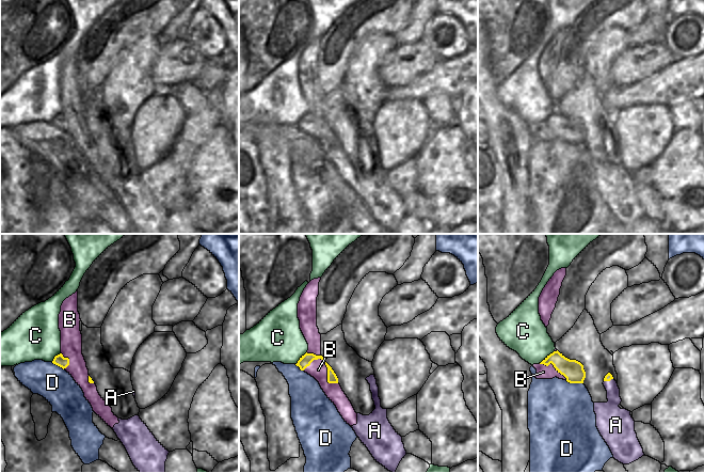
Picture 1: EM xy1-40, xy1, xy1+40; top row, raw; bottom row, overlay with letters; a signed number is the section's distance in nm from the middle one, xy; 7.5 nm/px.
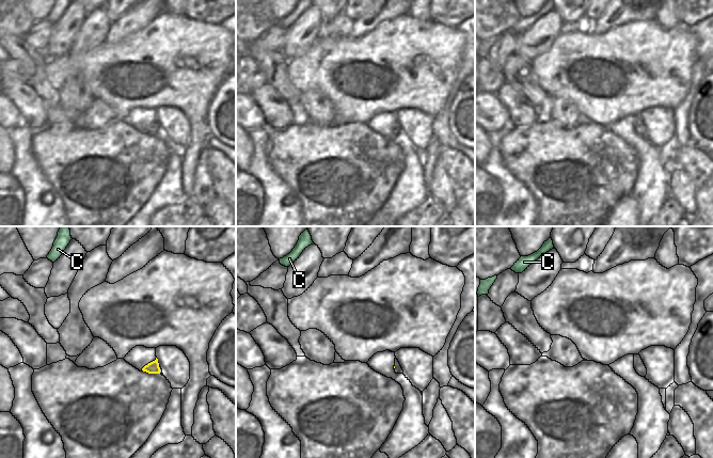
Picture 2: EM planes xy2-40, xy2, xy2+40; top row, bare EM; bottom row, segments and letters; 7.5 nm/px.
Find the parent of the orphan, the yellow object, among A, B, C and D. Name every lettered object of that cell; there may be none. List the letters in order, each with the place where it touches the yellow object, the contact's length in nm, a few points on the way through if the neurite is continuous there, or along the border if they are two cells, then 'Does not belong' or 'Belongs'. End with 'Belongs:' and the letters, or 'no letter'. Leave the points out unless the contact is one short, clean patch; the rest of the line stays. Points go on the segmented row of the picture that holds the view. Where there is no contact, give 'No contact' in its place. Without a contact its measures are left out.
A: Touches yellow at xy1+40 (608, 380). Shared border 80 nm. Boundary: xy1+40 (612, 378), (604, 381). Does not belong
B: Touches yellow at xy1 (326, 366). Shared border 280 nm. Boundary: xy1 (303, 369), (321, 359), (326, 380), (337, 383). Does not belong
C: Touches yellow at xy1+40 (547, 357). Shared border 150 nm. Boundary: xy1+40 (554, 350), (540, 363). Does not belong
D: Touches yellow at xy1+40 (574, 382). Shared border 140 nm. Does not belong
Belongs: no letter.

